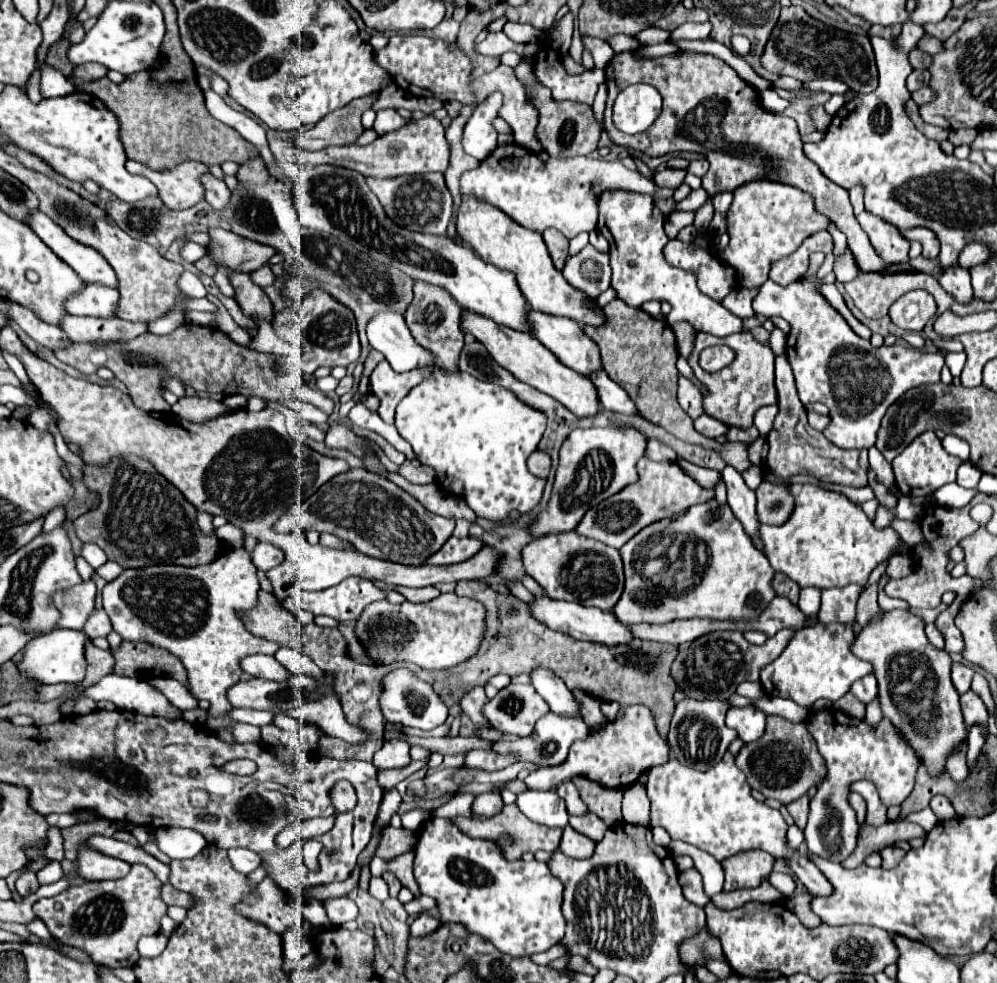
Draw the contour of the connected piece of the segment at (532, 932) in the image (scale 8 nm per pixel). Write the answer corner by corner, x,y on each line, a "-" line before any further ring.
430,818
418,832
414,876
422,894
438,900
442,922
464,924
468,932
484,936
504,954
532,956
546,952
564,938
566,920
560,910
564,884
548,872
548,866
544,862
508,862
494,842
468,838
454,824
448,824
446,818

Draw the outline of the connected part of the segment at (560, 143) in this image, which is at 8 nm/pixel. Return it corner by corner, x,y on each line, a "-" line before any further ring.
522,56
520,64
514,68
516,76
528,84
530,92
534,94
534,104
540,110
540,124
538,124
538,138
542,140
546,152
550,156
582,156
582,154
590,154
592,150
596,150
602,128
600,122
594,118
594,110
592,106
586,104
578,104
578,102
556,102
550,96
550,90
544,86
536,86
532,80
532,70
530,70
530,56

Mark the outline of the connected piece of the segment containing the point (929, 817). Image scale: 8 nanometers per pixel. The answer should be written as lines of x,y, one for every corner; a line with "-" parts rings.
924,808
924,810
916,812
916,814
908,814
908,816
898,818
898,820
908,820
908,822
916,822
916,824
926,824
926,832
930,832
930,830
936,826
936,822
938,822
938,818
934,816
934,812
932,812
930,808

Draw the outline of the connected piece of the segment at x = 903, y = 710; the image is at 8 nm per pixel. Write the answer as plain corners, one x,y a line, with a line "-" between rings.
888,610
874,616
856,632
852,652
872,664
878,680
882,714
902,732
932,774
942,772
948,752
966,736
958,692
950,682
952,660
948,652
934,648
924,632
926,624
910,610

